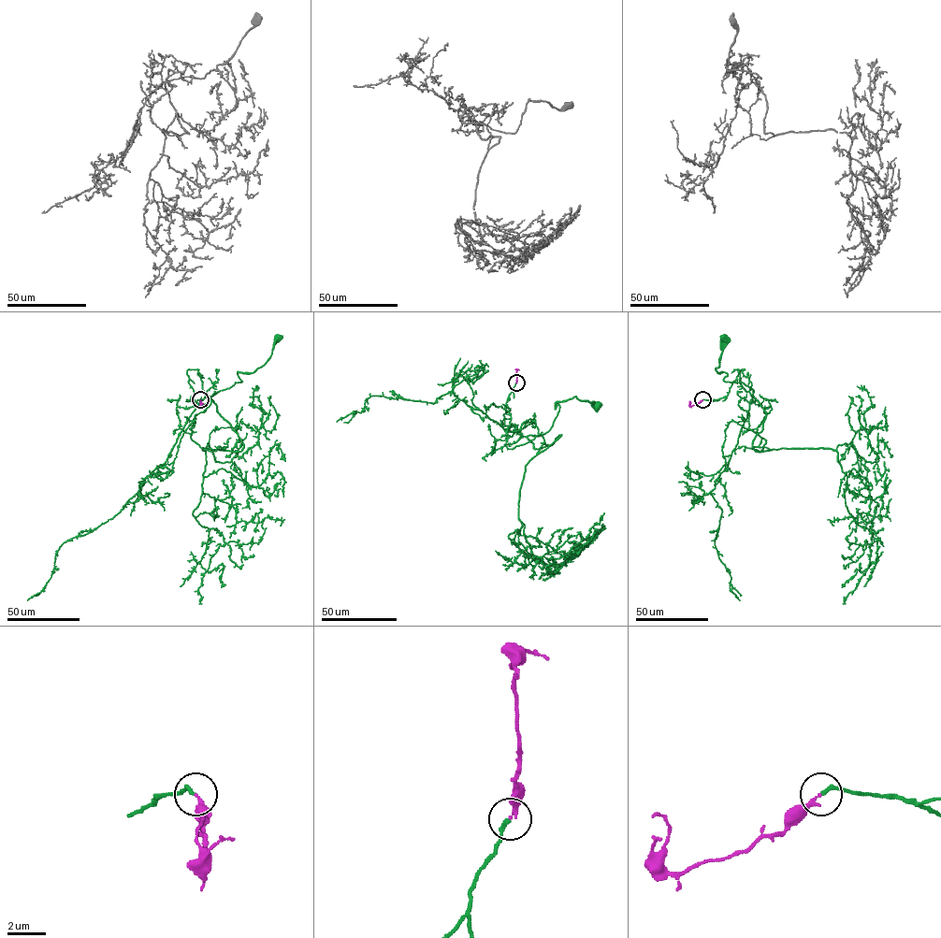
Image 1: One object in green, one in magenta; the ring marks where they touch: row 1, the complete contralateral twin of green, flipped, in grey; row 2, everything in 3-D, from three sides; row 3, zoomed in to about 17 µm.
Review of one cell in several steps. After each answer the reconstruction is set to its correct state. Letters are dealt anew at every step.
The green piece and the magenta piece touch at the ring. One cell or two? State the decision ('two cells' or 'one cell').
one cell

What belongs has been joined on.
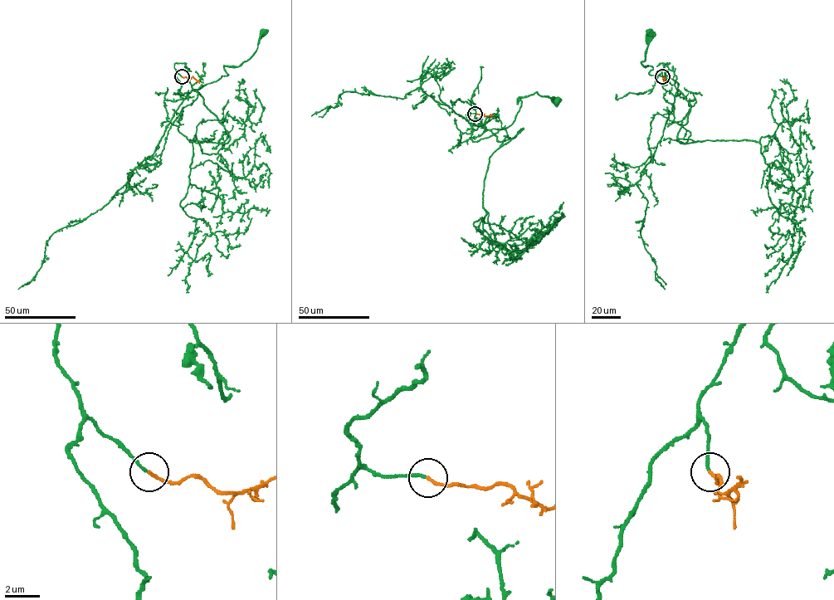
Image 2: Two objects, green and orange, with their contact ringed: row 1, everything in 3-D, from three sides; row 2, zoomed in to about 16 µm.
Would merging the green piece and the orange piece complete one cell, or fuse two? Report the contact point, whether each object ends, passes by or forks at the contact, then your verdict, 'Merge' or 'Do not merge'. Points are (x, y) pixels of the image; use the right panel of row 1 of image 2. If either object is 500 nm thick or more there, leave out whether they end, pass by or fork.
Place: (662, 76). At the ring green ends. At the ring orange ends. Merge

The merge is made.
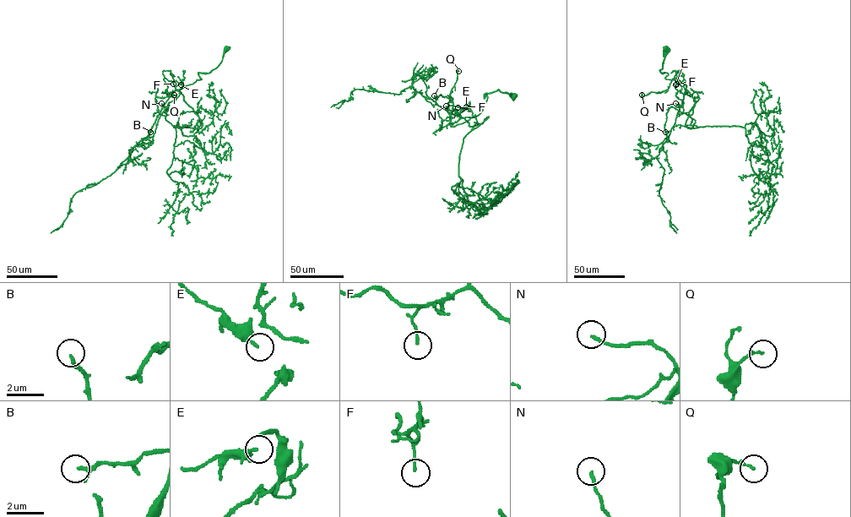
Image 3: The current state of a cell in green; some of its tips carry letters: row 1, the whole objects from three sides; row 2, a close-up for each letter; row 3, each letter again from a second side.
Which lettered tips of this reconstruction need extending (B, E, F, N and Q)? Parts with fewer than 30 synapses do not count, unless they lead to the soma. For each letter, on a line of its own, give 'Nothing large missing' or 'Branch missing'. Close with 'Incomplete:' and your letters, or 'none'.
B: Branch missing
E: Nothing large missing
F: Nothing large missing
N: Branch missing
Q: Nothing large missing
Incomplete: B, N

